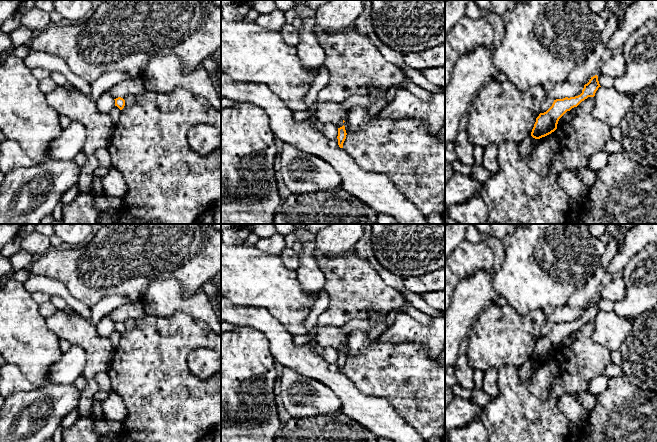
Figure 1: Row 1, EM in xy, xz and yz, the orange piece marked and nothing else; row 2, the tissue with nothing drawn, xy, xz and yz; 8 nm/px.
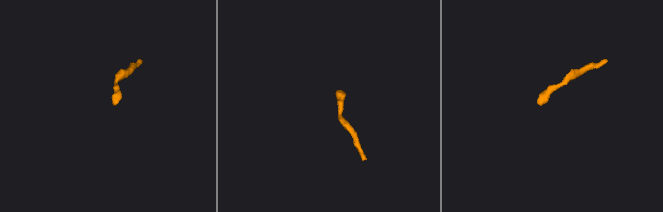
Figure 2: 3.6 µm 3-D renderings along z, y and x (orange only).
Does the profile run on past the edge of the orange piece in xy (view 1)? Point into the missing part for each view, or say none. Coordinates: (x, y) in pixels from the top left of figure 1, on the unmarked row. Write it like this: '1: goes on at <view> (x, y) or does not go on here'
1: does not go on here

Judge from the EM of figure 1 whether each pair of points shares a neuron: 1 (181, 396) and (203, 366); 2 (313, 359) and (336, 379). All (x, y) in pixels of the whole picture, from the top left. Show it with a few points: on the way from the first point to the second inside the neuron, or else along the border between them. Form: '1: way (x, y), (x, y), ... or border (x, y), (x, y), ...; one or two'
1: border (189, 353), (188, 369), (200, 379), (209, 379); two
2: way (317, 365), (330, 378); one

